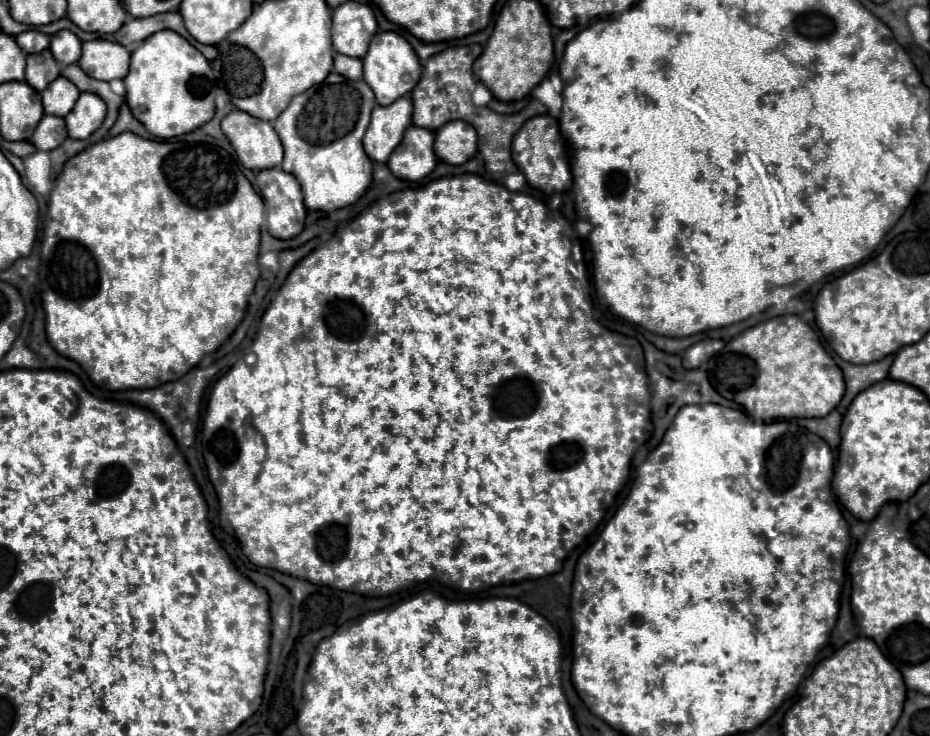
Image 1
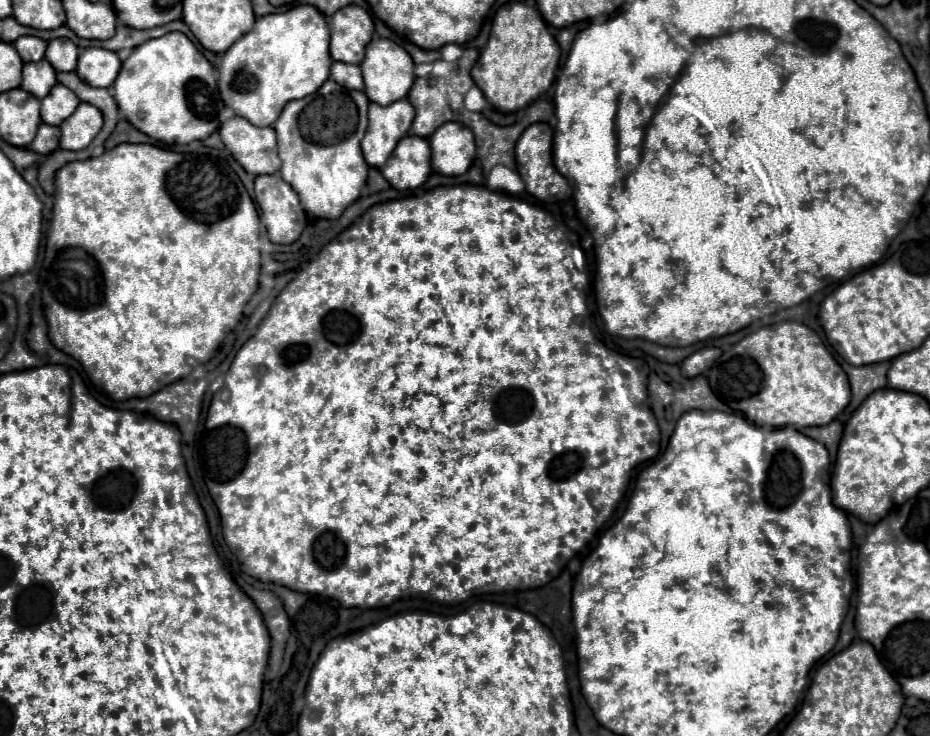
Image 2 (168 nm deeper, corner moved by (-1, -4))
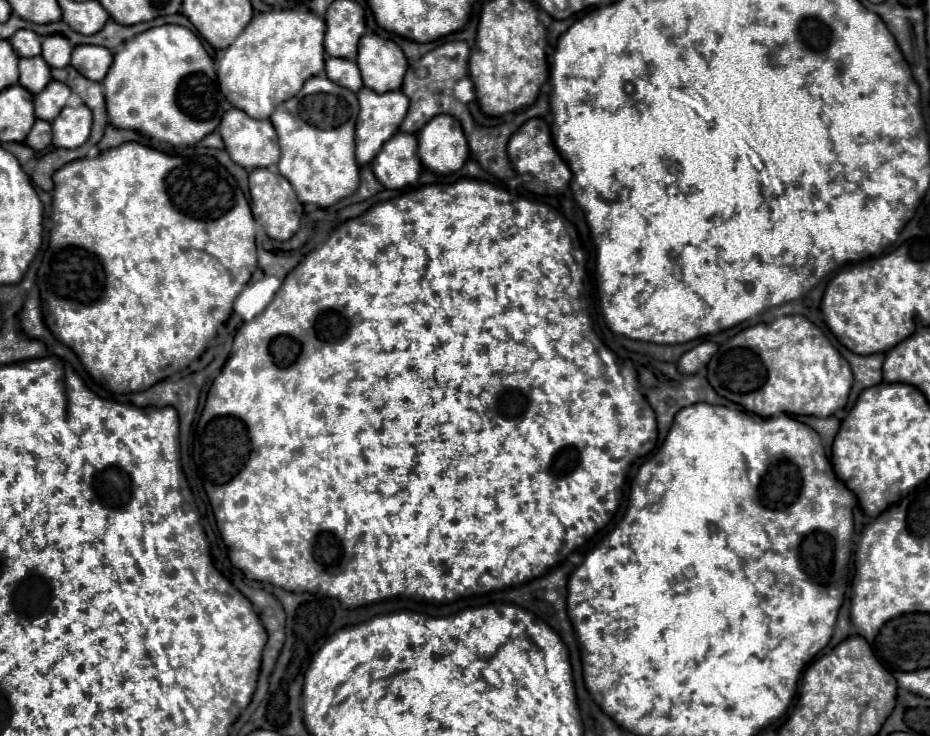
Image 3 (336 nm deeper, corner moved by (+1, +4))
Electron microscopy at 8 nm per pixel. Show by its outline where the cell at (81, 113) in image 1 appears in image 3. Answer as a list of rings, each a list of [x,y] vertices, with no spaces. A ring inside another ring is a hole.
[[[85,104],[75,108],[63,108],[63,112],[51,122],[53,126],[53,146],[57,148],[77,148],[91,132],[91,110]]]

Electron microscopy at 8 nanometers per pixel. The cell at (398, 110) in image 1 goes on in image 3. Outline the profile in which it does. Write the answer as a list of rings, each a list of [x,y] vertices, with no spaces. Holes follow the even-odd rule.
[[[361,88],[357,92],[359,98],[359,118],[357,118],[357,128],[355,128],[355,158],[357,164],[369,164],[379,148],[399,130],[399,124],[403,122],[407,108],[409,108],[409,100],[401,90],[395,92],[385,92],[385,94],[377,94],[369,88]]]

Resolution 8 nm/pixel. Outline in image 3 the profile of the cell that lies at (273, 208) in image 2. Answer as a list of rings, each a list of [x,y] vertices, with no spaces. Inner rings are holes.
[[[255,168],[249,174],[249,192],[251,192],[251,202],[253,202],[253,214],[259,216],[269,238],[289,240],[299,230],[303,204],[297,200],[291,184],[279,172],[271,168]]]

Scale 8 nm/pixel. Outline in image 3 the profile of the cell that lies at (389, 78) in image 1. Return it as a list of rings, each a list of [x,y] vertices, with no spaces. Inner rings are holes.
[[[367,34],[363,40],[359,40],[357,66],[361,70],[363,84],[373,92],[383,94],[401,88],[407,60],[393,40]]]

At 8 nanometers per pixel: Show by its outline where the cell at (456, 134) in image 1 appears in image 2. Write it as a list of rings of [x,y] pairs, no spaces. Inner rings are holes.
[[[449,122],[429,136],[433,170],[445,176],[465,174],[475,158],[473,132],[463,124]]]

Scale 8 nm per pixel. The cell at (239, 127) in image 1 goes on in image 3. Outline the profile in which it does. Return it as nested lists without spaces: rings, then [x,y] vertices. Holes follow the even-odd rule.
[[[231,108],[223,114],[223,120],[217,128],[225,142],[225,150],[229,152],[231,160],[245,170],[253,168],[273,168],[279,162],[279,144],[277,144],[277,132],[269,120],[255,120],[247,116],[239,108]]]

